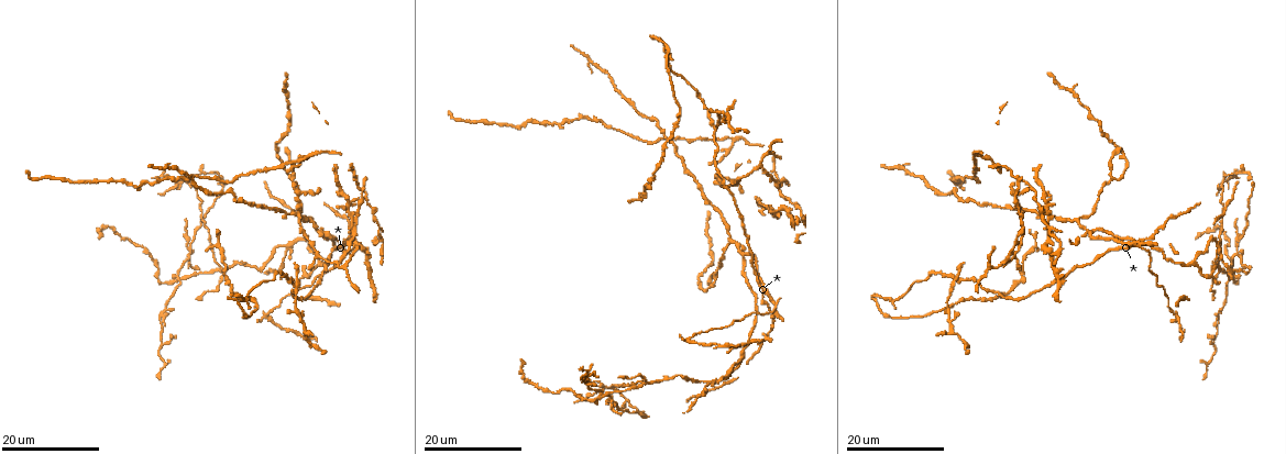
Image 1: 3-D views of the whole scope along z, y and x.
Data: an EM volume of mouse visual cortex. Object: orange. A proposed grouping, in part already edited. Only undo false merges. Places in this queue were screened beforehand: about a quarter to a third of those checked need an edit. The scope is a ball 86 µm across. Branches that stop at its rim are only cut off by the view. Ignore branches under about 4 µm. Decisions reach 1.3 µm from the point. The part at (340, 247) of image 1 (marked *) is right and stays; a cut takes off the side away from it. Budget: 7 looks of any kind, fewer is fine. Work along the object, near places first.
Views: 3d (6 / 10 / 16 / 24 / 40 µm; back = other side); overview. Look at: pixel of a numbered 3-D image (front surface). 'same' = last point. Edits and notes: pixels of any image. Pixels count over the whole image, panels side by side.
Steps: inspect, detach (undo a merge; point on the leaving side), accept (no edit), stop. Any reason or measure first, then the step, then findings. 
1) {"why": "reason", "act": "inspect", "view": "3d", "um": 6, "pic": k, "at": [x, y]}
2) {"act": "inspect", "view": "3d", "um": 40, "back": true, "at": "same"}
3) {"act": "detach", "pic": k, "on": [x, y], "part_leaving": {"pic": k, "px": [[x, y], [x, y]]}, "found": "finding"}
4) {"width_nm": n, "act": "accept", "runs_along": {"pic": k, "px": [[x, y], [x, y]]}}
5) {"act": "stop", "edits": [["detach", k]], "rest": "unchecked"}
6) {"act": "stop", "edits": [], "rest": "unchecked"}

{"why": "side arm on a straight run", "act": "inspect", "view": "3d", "um": 24, "pic": 1, "at": [760, 167]}

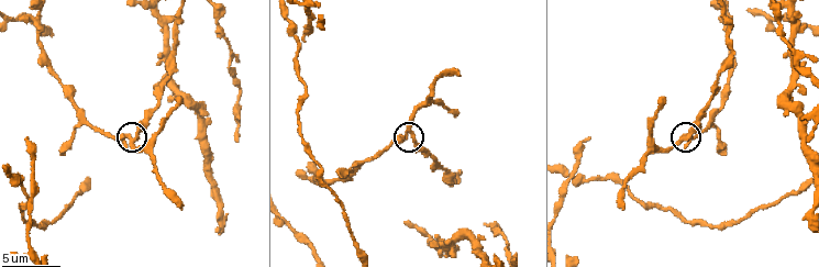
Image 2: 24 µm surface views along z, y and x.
{"why": "closer look", "act": "inspect", "view": "3d", "um": 6, "pic": 2, "at": [686, 139]}

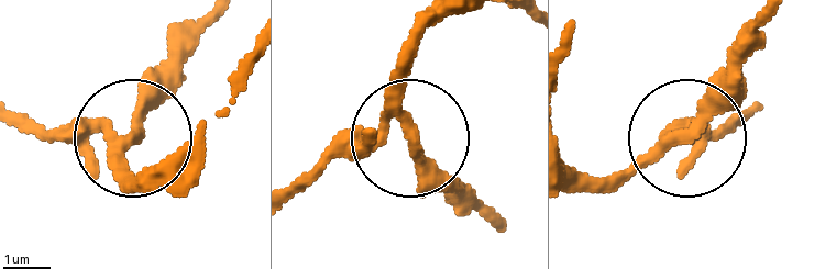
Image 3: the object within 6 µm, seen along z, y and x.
{"arms": 3, "act": "accept", "found": "continuous, no second neuron"}

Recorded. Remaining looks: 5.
{"why": "three arms meet", "act": "inspect", "view": "3d", "um": 16, "pic": 1, "at": [308, 156]}

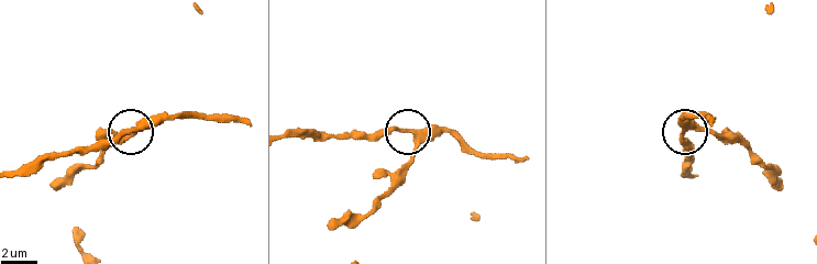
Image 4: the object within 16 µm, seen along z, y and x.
{"act": "inspect", "view": "3d", "um": 6, "pic": 4, "at": [412, 133]}

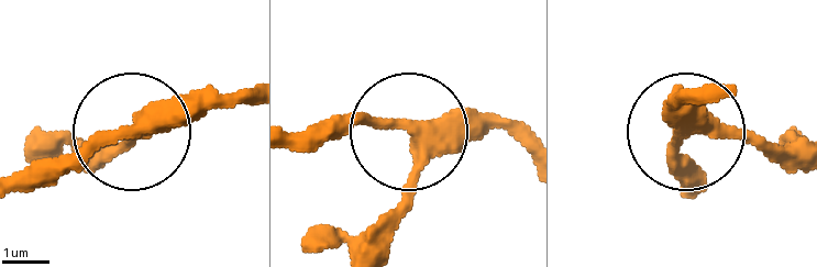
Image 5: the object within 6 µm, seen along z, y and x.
{"width_nm": 350, "act": "accept", "found": "one neuron here"}

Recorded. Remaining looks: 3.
{"why": "arms part here", "act": "inspect", "view": "3d", "um": 6, "pic": 2, "at": [35, 17]}

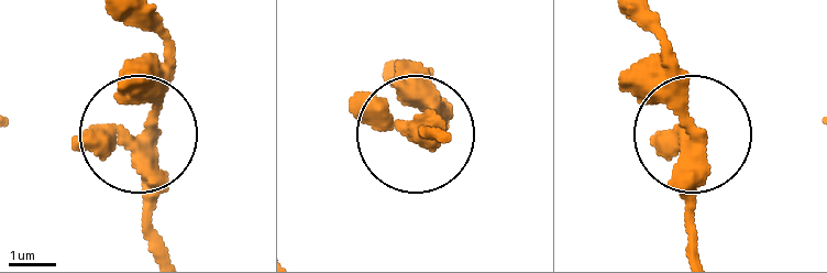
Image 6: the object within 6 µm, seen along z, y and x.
{"width_nm": 310, "act": "accept", "found": "one neuron here"}

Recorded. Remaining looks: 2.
{"why": "four-way junction", "act": "inspect", "view": "3d", "um": 16, "pic": 1, "at": [266, 315]}

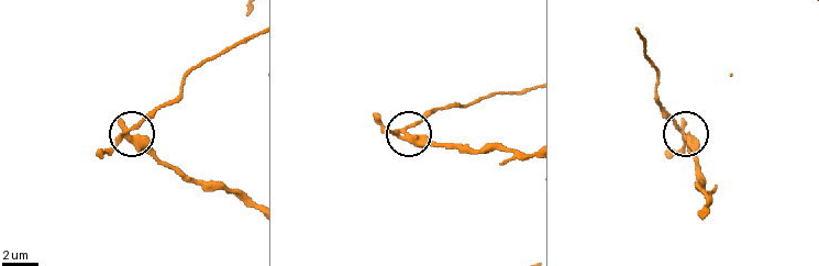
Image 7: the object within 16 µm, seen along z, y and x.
{"act": "inspect", "view": "3d", "um": 6, "pic": 7, "at": [137, 128]}

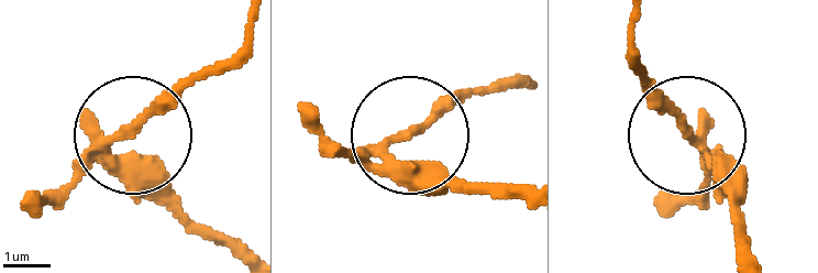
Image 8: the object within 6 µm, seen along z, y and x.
{"act": "detach", "pic": 8, "on": [151, 115], "part_leaving": {"pic": 8, "px": [[110, 153], [212, 69], [249, 22]]}, "found": "a second neuron is stuck on"}

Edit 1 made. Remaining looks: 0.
{"act": "stop", "edits": [["detach", 8]], "rest": "unchecked"}

